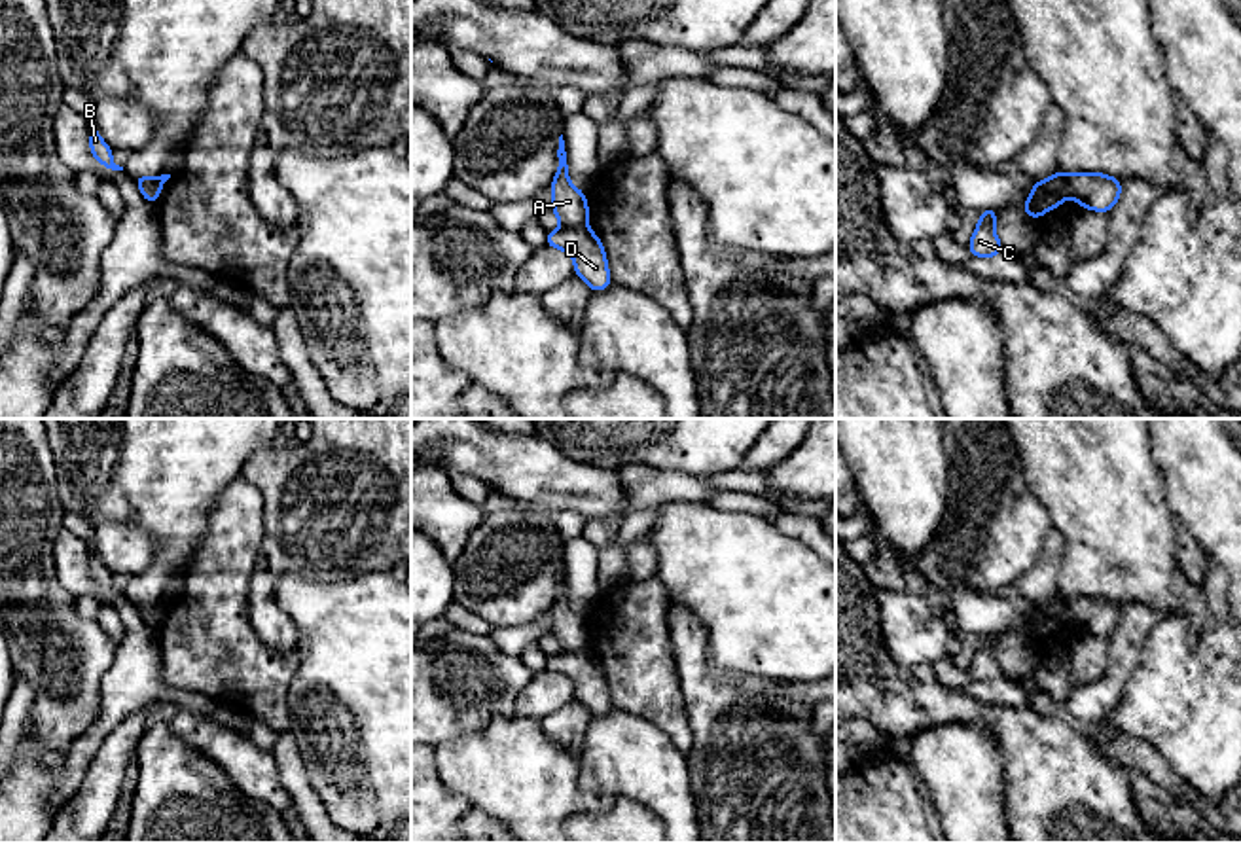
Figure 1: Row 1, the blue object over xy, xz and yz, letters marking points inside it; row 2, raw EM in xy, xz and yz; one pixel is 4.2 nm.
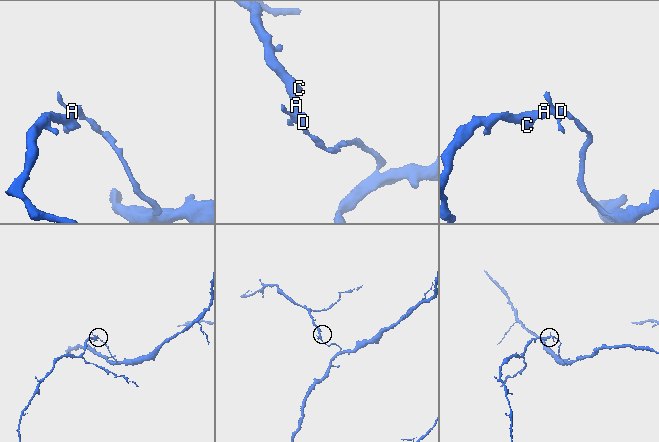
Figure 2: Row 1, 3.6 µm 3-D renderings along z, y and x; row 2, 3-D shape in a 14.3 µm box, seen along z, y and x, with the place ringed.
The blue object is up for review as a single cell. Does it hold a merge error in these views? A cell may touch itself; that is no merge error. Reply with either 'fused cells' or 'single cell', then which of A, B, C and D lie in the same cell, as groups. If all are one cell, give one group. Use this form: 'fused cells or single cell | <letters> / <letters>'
fused cells | A C / B D

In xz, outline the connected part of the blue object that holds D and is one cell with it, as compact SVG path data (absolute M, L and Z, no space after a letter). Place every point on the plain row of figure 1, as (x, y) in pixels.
M589 650L548 655L546 671L568 676L574 684L574 699L593 716L604 716L610 710L612 703L603 665Z

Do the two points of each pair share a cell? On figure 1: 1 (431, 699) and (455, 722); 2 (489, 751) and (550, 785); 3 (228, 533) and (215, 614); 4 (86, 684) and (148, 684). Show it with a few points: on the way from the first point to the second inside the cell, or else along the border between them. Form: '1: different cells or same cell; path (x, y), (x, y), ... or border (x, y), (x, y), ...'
1: same cell; path (436, 703), (449, 717)
2: same cell; path (504, 766), (535, 785)
3: same cell; path (228, 554), (215, 593)
4: different cells; border (118, 645), (101, 681), (101, 713), (89, 728)

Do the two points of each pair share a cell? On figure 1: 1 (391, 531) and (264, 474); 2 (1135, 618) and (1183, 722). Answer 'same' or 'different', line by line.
1: same
2: different

